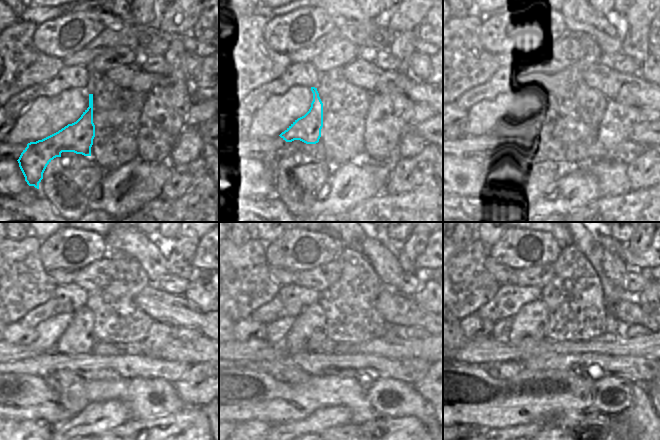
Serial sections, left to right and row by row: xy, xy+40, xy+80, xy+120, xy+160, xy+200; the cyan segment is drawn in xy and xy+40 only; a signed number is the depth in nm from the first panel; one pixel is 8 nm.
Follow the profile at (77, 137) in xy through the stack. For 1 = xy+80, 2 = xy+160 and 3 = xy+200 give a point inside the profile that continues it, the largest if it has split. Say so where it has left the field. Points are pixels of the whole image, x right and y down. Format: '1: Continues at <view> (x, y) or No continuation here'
1: Continues at xy+80 (532, 120)
2: Continues at xy+160 (307, 334)
3: Continues at xy+200 (531, 320)

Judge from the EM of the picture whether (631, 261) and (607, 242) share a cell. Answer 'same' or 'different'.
same

